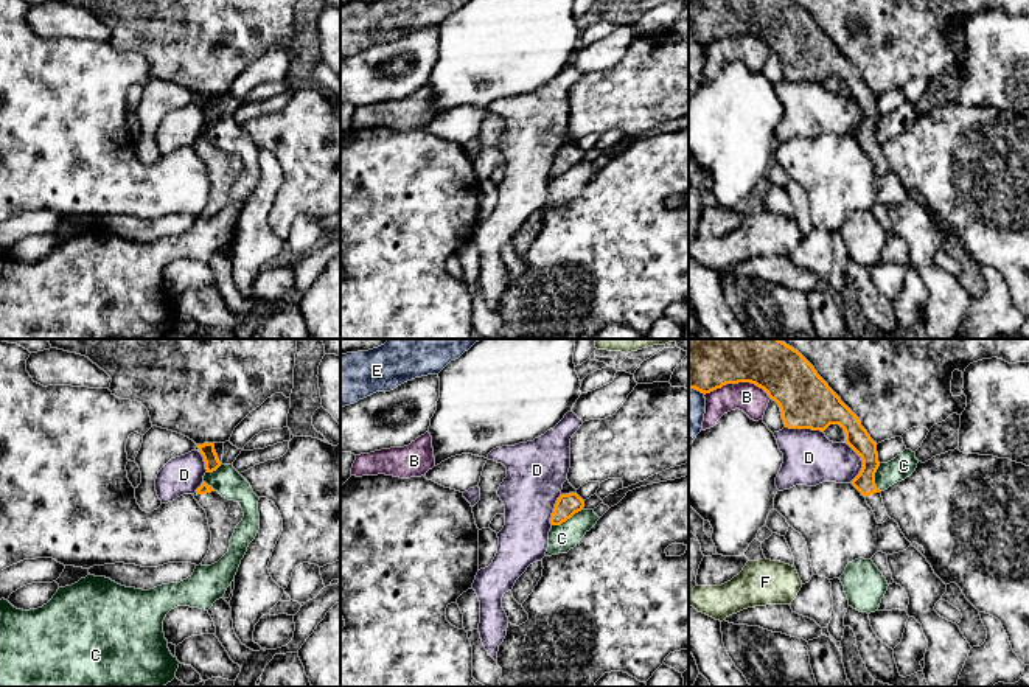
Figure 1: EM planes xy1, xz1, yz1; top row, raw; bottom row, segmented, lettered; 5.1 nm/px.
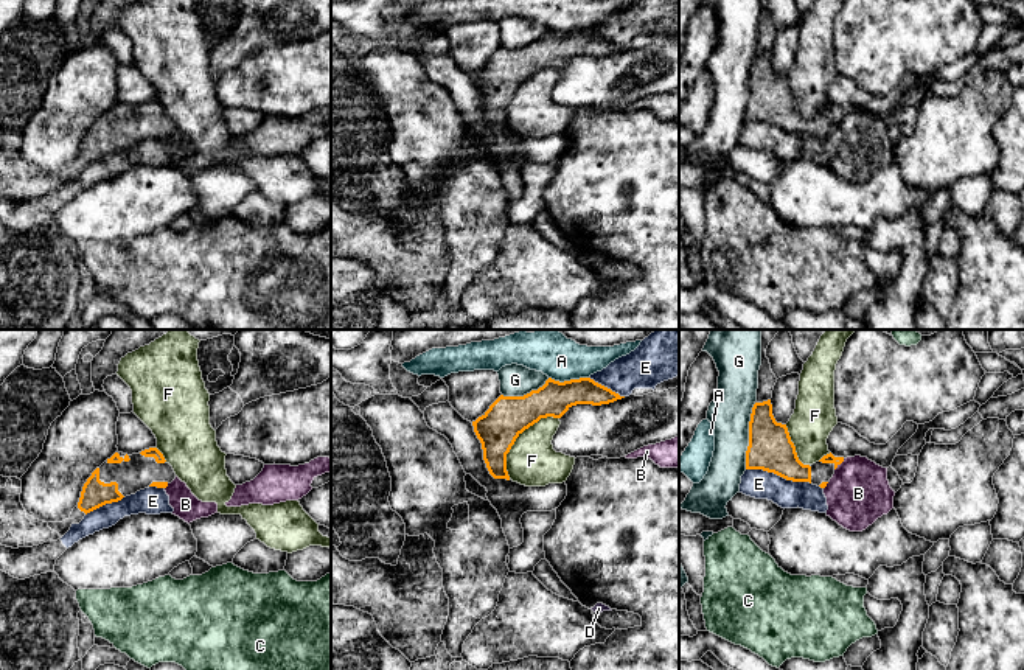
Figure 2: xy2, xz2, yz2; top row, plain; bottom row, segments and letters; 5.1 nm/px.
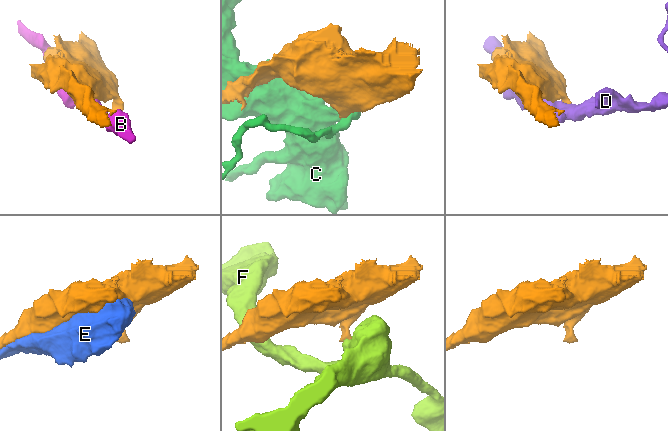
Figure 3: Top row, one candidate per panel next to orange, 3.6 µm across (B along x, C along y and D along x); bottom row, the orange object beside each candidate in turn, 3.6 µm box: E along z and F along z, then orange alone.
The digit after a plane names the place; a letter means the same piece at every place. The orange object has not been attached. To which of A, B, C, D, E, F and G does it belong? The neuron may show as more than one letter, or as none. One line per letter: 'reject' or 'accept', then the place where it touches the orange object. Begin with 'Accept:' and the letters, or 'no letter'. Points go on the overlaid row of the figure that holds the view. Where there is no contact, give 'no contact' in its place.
Accept: no letter
A: reject; contact xz2 (569, 381)
B: reject; contact yz1 (739, 381)
C: reject; contact xz1 (568, 518)
D: reject; contact yz1 (863, 462)
E: reject; contact yz2 (779, 474)
F: reject; contact xz2 (518, 436)
G: reject; contact yz2 (749, 436)

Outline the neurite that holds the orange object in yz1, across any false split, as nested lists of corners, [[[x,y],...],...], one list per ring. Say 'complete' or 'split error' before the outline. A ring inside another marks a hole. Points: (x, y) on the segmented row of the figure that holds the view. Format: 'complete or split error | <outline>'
split error | [[[689,339],[689,389],[706,395],[738,382],[751,382],[763,389],[779,404],[785,427],[824,432],[830,424],[839,424],[846,432],[846,443],[863,460],[863,468],[852,485],[866,497],[878,524],[889,518],[881,491],[875,485],[875,473],[880,466],[877,443],[861,426],[860,418],[797,350],[780,339]]]

